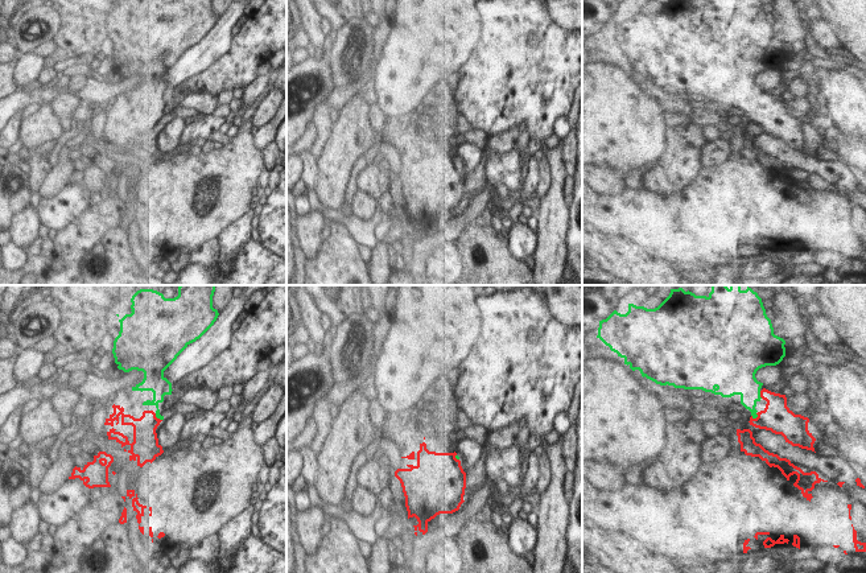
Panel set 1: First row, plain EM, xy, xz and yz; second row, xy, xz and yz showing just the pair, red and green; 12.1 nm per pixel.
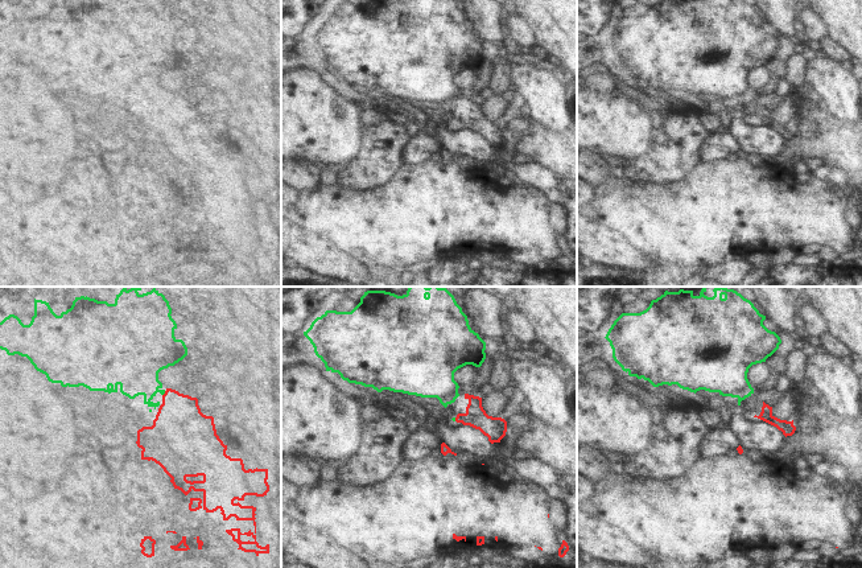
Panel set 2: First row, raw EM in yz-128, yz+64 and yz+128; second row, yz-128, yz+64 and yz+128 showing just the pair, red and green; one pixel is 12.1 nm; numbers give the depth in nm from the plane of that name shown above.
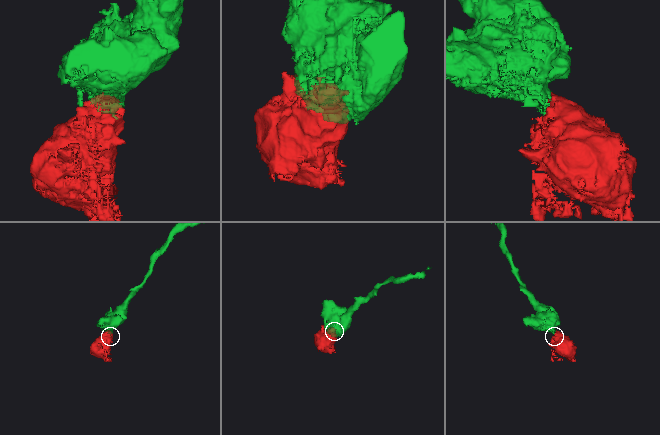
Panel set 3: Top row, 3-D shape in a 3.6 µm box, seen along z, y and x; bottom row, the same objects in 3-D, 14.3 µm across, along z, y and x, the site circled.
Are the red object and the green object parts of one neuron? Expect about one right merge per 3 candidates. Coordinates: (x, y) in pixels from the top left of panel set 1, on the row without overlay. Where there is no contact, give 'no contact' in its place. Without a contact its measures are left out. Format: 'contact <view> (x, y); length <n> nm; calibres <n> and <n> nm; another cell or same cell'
contact yz (754, 123); length 100 nm; calibres 320 and 200 nm; same cell

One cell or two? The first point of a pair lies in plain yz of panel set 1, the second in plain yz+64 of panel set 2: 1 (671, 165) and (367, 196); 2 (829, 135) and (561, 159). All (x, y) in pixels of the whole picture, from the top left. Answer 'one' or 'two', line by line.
1: two
2: one

